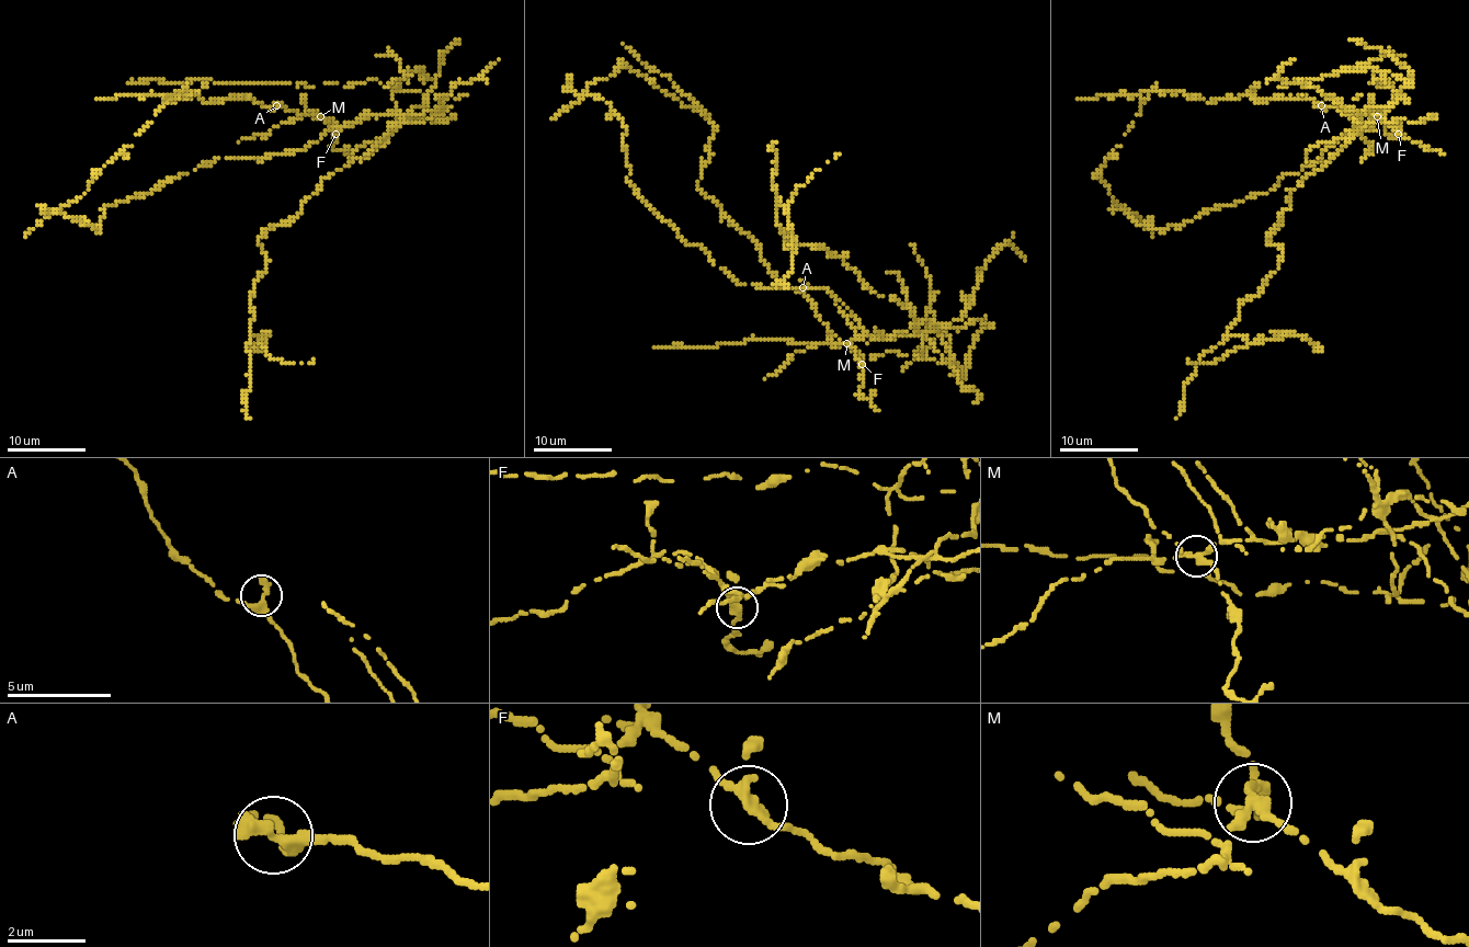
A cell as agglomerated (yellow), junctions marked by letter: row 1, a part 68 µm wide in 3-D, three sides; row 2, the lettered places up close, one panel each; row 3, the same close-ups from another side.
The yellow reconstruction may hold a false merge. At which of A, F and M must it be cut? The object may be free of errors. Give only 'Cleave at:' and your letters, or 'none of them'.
Cleave at: M

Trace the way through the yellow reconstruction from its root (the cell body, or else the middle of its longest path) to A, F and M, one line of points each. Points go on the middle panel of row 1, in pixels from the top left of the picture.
A: (856, 321), (866, 334), (842, 342), (821, 321), (803, 287)
F: (856, 321), (866, 332), (852, 340), (856, 358), (862, 364)
M: (856, 321), (866, 334), (846, 342)

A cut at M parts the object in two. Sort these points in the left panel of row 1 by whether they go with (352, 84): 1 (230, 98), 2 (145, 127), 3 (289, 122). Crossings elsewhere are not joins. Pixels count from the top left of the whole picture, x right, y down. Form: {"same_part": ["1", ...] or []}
{"same_part": ["2", "3"]}

